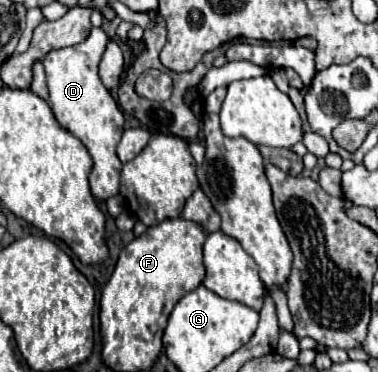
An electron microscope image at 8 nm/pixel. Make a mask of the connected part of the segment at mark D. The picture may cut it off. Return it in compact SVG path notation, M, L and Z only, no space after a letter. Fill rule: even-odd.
M92 27L90 35L82 43L72 47L52 49L44 57L44 69L50 91L48 105L54 111L58 123L64 129L68 129L72 135L76 135L92 155L94 167L90 173L90 187L96 199L108 199L118 193L120 171L122 171L122 163L116 155L116 145L124 131L122 127L124 113L98 77L98 63L106 49L106 41L108 35L102 29Z

